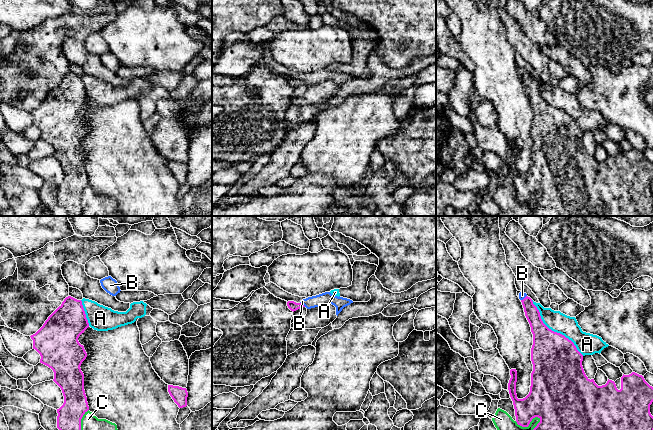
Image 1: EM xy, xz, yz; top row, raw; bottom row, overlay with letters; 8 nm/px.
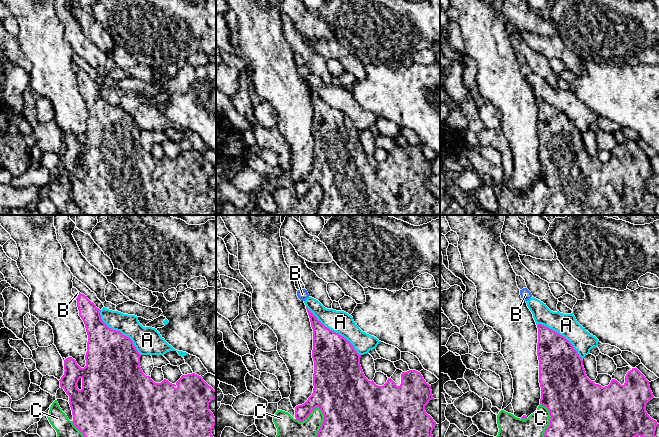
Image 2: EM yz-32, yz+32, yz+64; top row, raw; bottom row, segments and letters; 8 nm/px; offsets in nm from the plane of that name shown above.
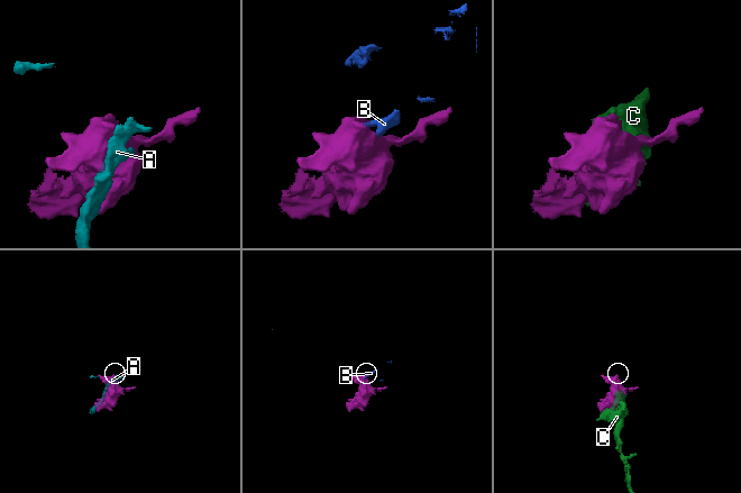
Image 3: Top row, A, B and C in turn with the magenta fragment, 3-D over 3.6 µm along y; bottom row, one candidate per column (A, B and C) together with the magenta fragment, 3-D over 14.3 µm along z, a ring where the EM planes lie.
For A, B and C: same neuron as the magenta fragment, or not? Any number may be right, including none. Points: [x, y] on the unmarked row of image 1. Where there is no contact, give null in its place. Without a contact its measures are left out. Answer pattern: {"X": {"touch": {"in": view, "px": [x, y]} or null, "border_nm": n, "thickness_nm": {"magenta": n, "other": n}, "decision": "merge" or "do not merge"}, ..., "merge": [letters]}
{"A": {"touch": {"in": "yz", "px": [553, 107]}, "border_nm": 600, "thickness_nm": {"magenta": 380, "other": 160}, "decision": "do not merge"}, "B": {"touch": {"in": "xz", "px": [302, 80]}, "border_nm": 60, "thickness_nm": {"magenta": 80, "other": 100}, "decision": "do not merge"}, "C": {"touch": {"in": "xy", "px": [80, 200]}, "border_nm": 260, "thickness_nm": {"magenta": 200, "other": 300}, "decision": "do not merge"}, "merge": []}

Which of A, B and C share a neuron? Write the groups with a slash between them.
A / B / C

